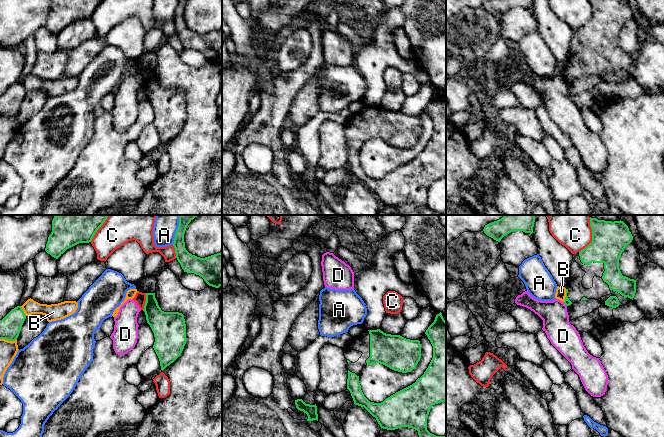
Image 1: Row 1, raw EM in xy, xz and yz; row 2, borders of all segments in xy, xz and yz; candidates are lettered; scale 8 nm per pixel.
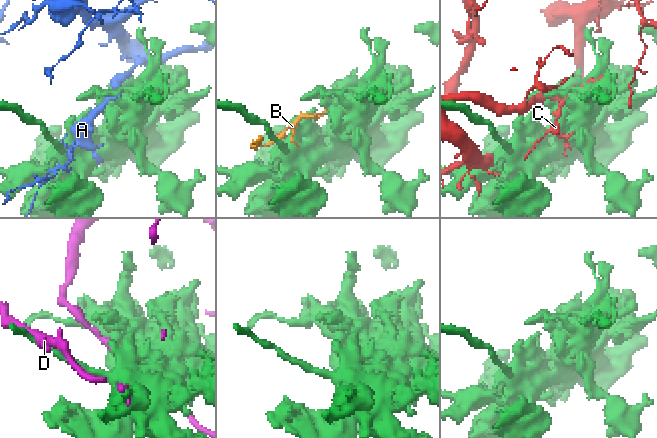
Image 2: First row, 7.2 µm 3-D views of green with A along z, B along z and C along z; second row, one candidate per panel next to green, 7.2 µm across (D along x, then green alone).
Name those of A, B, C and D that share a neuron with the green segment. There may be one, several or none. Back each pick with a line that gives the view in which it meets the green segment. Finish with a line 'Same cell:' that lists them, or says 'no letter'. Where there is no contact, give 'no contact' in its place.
Same cell: no letter

